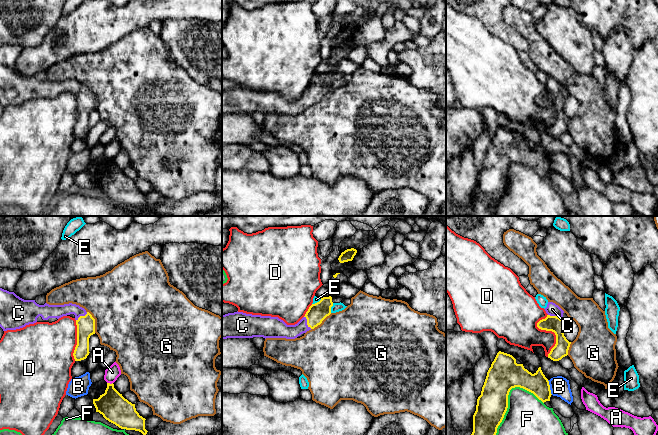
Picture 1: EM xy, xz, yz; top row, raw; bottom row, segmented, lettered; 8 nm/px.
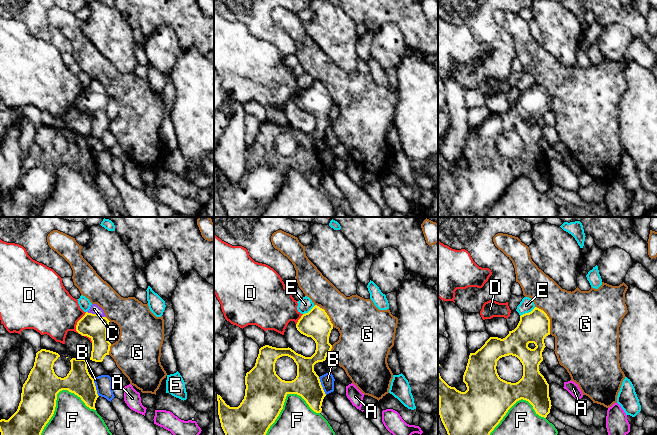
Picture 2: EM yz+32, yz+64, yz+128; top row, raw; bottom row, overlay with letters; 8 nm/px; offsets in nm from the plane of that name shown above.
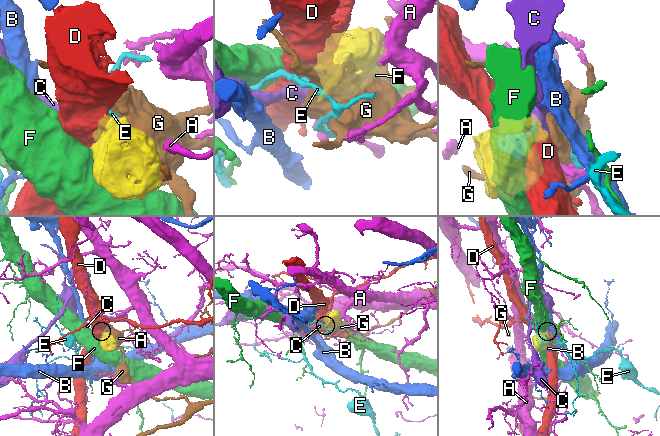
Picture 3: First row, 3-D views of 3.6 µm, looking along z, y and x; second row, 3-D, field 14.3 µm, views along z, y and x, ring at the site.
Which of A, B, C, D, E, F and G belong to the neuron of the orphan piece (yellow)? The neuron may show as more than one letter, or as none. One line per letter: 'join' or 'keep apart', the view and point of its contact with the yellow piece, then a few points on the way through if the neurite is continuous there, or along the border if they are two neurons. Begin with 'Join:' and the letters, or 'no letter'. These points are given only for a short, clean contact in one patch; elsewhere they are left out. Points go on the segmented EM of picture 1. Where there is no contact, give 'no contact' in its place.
Join: C
A: keep apart | xy (109, 383) | along xy (107, 382), (112, 383)
B: keep apart | yz (549, 387) | along yz (547, 380), (552, 394)
C: join | yz (555, 316)
D: keep apart | yz (550, 330) | along yz (547, 314), (537, 326), (555, 335), (555, 345), (548, 356)
E: keep apart | xz (330, 308) | along xz (333, 303), (330, 312)
F: keep apart | yz (507, 396)
G: keep apart | xy (94, 322)

